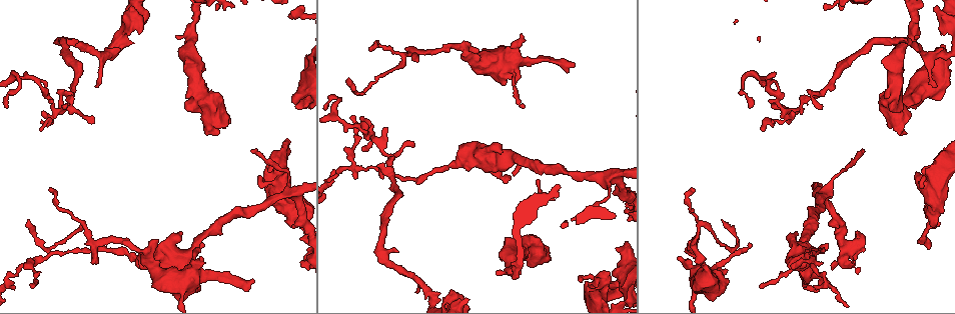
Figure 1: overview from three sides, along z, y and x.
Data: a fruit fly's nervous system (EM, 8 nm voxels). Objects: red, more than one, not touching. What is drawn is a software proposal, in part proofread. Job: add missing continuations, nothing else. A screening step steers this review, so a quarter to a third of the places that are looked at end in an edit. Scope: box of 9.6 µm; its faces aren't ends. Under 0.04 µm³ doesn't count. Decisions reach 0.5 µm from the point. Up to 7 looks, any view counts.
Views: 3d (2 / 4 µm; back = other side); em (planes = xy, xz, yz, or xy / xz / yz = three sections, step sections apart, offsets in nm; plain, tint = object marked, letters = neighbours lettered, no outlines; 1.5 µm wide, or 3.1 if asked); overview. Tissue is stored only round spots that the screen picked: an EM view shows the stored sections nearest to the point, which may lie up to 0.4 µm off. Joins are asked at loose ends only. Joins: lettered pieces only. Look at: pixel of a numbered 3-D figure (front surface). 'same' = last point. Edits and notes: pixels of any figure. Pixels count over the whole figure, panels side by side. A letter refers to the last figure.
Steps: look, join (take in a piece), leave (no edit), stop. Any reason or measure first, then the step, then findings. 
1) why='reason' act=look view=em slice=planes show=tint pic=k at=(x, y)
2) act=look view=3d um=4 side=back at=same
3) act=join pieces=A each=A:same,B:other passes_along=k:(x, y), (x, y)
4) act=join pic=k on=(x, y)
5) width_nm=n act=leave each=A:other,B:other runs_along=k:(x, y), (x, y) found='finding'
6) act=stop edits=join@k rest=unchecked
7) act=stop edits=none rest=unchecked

why='tapers out' act=look view=3d um=2 pic=1 at=(50, 188)

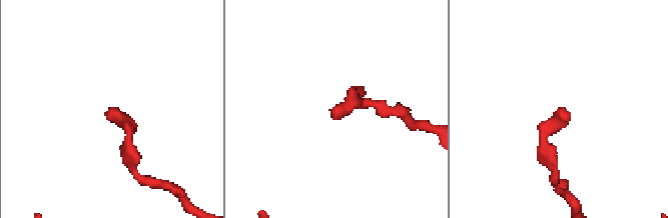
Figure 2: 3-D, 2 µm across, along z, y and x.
act=look view=em slice=planes show=letters pic=2 at=(559, 111)

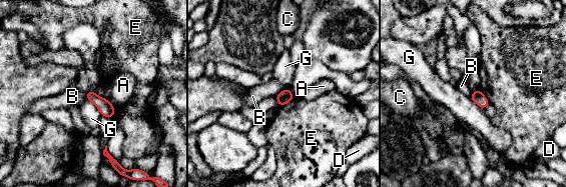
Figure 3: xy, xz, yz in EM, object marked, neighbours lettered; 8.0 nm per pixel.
act=leave each=A:other,B:other,C:other,D:other,E:other,G:other found='none of them fits'

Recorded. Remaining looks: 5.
act=look view=3d um=2 pic=1 at=(521, 36)

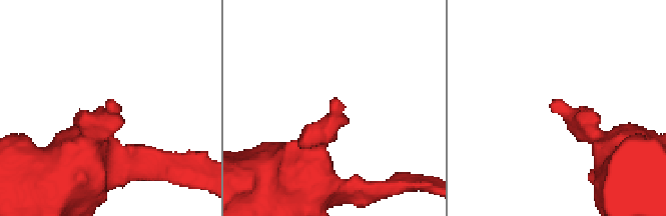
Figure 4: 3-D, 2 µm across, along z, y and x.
act=look view=em slice=planes show=letters pic=4 at=(332, 102)

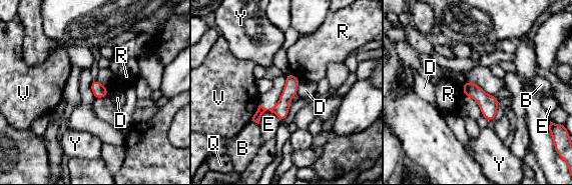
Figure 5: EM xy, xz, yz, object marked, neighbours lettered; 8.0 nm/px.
act=leave each=B:other,D:other,E:other,Q:other,R:other,V:other,Y:other border=5:(291, 72), (301, 80) found='no lettered piece goes on from it'

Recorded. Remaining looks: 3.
why='free end' act=look view=em slice=planes show=tint pic=1 at=(95, 85)

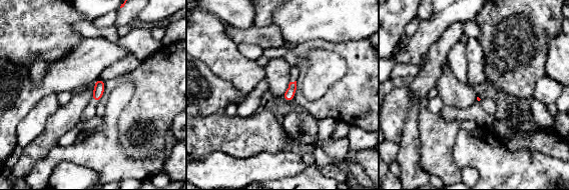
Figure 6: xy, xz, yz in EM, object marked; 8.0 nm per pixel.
why='see the neighbours' act=look view=em slice=planes show=letters at=same

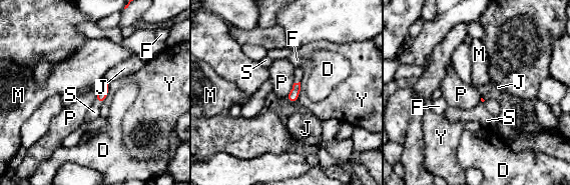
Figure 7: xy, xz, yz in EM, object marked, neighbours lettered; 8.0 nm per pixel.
longest_contact=Y:190nm act=join pieces=S each=D:other,F:other,J:other,M:other,P:other,S:same,Y:other passes_along=7:(103, 87), (99, 101), (94, 112) found='the neuron continues'

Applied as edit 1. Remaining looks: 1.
act=stop edits=join@7 rest=unchecked

